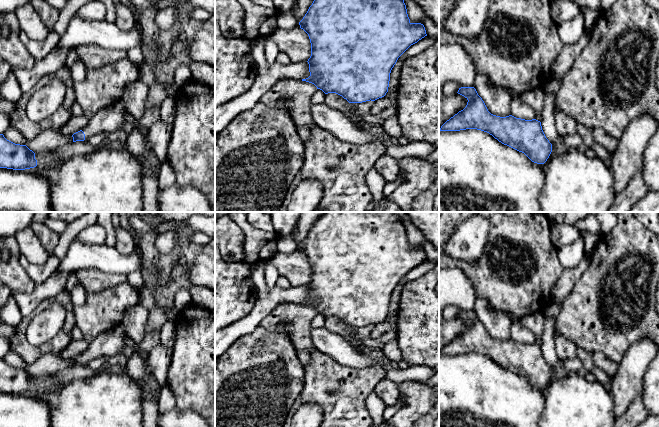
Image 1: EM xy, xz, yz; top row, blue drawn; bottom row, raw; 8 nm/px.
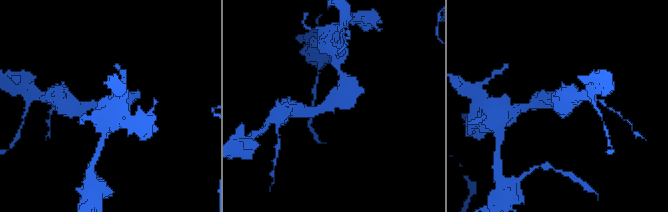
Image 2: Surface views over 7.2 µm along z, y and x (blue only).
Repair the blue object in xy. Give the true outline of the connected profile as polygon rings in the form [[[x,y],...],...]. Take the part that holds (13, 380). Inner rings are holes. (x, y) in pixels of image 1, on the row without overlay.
[[[0,358],[0,392],[25,394],[37,390],[35,377],[26,369],[15,368]]]

